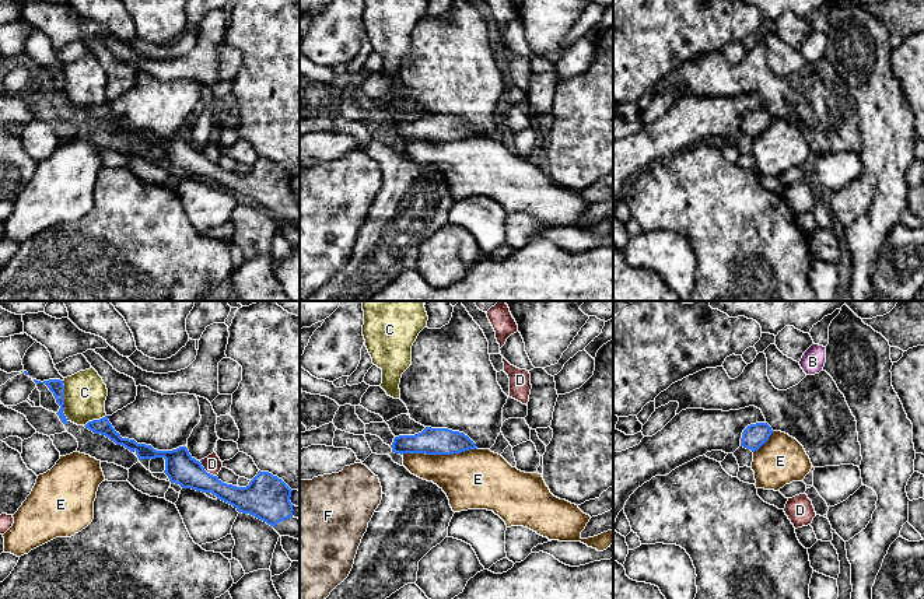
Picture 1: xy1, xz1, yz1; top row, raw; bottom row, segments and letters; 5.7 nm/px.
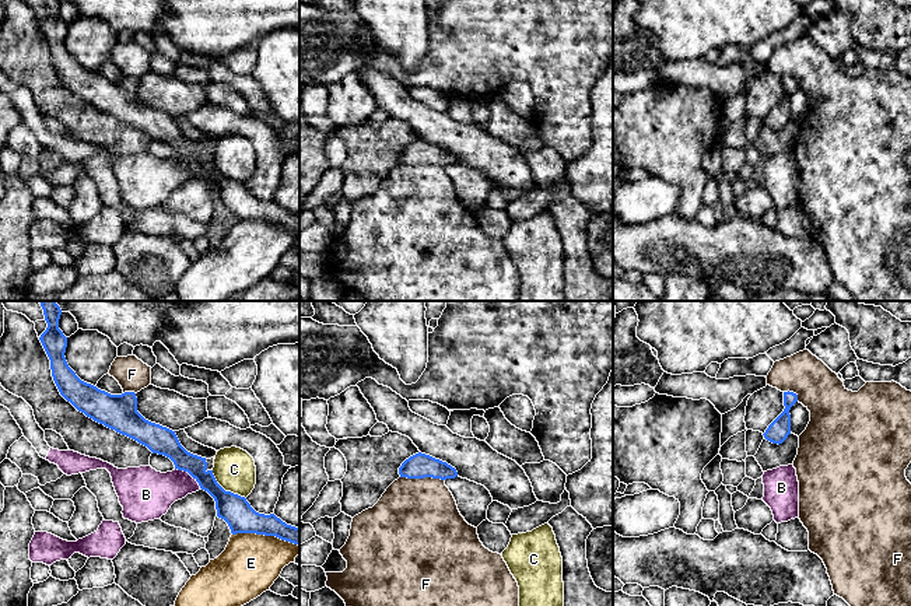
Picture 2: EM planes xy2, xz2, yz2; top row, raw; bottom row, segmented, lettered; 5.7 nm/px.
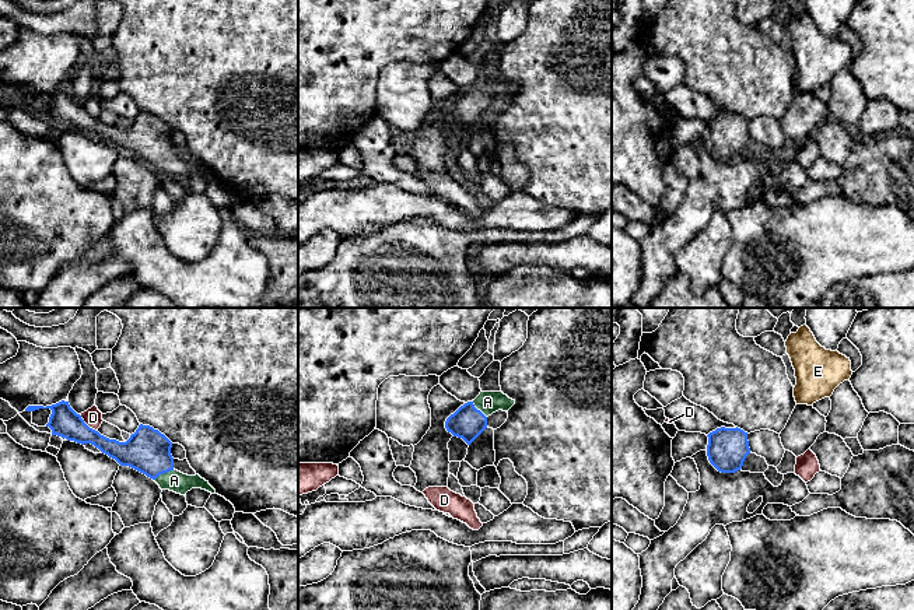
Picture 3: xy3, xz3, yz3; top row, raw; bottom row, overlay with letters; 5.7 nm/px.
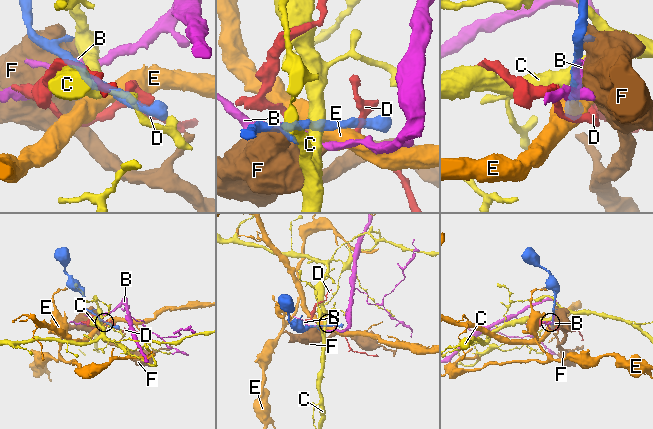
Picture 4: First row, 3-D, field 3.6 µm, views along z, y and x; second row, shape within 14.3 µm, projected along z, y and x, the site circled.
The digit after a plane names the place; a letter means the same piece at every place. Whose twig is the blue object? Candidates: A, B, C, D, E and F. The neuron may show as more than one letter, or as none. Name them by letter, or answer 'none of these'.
A

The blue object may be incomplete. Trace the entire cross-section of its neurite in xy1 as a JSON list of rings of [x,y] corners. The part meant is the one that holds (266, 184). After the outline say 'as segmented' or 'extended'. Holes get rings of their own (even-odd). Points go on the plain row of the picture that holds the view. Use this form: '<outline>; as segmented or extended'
[[[108,102],[88,108],[85,112],[94,120],[101,120],[136,139],[141,146],[165,146],[164,160],[171,169],[182,175],[192,175],[202,179],[211,179],[238,199],[249,200],[273,213],[280,223],[290,223],[300,227],[300,206],[293,203],[290,188],[291,175],[277,162],[269,158],[258,158],[246,174],[237,174],[223,169],[217,162],[204,157],[186,133],[172,137],[157,137],[151,132],[137,130],[134,126],[122,125],[108,106]]]; extended

